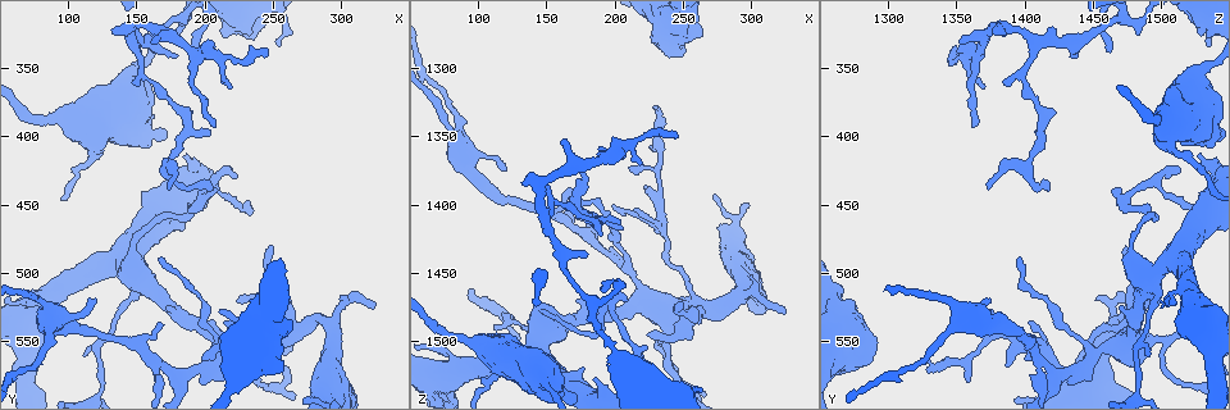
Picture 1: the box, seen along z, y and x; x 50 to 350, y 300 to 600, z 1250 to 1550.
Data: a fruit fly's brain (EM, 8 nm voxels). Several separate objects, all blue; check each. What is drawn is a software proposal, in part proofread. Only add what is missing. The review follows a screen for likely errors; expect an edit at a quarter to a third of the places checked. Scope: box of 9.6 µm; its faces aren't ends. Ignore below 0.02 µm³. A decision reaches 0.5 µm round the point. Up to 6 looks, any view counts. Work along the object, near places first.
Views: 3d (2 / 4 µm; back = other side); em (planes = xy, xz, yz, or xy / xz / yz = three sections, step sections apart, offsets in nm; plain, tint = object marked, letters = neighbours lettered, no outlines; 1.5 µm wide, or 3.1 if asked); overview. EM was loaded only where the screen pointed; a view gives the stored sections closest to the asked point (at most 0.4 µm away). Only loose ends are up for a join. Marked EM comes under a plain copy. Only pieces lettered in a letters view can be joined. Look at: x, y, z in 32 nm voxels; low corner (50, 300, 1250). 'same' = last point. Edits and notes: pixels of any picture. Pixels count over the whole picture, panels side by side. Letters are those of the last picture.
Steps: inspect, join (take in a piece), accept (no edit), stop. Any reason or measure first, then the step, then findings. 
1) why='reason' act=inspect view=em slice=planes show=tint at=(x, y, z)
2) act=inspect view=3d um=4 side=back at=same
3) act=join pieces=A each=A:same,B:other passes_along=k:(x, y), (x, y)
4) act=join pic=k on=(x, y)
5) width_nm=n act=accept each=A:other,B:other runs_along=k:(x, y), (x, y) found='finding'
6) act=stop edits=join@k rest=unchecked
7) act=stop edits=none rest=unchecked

why='thick end' act=inspect view=3d um=4 at=(246, 548, 1292)

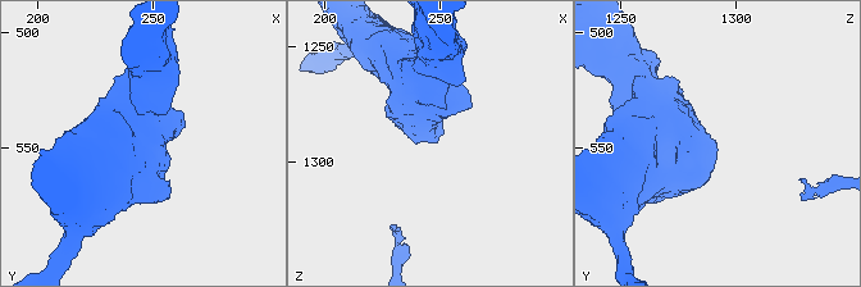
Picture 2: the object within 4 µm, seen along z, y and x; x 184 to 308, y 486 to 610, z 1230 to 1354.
act=inspect view=em slice=planes show=letters at=(246, 548, 1292)

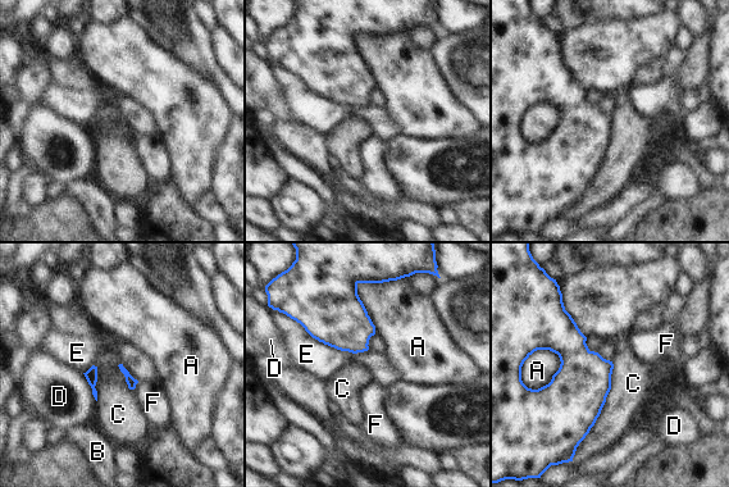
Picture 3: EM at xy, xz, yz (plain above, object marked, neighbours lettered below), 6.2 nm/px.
act=accept each=A:other,B:other,C:other,D:other,E:other,F:other border=3:(613, 362), (606, 401), (577, 446) found='none of them fits'

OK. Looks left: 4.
act=inspect view=em slice=yz step=8 show=letters at=(224, 568, 1386)

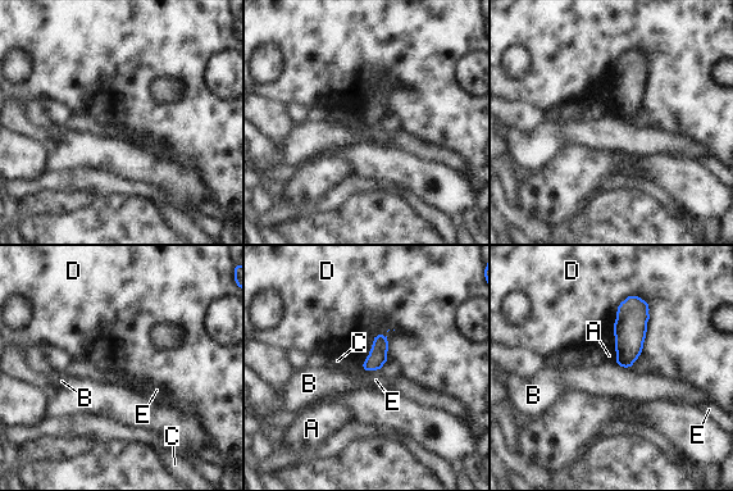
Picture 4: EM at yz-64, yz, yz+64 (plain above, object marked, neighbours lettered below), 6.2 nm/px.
width_nm=120 act=accept each=A:other,B:other,C:other,D:other,E:other found='none of them fits'

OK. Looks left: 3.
why='branch stops here' act=inspect view=em slice=planes show=tint at=(222, 362, 1370)

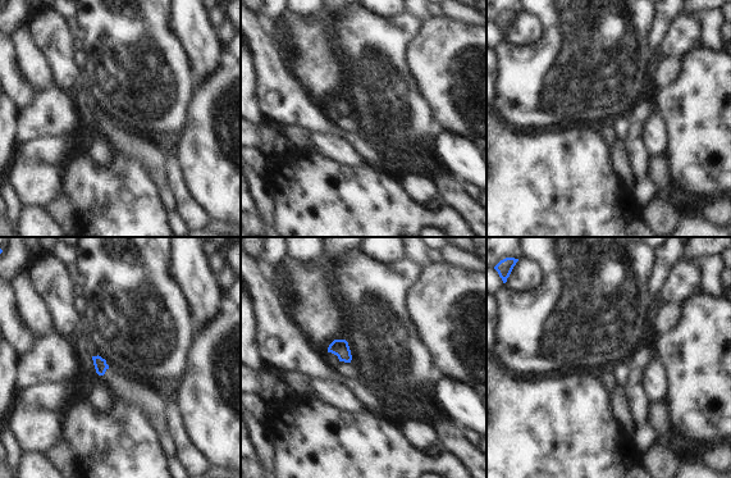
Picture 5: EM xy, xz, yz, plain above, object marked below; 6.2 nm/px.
act=inspect view=em slice=planes show=letters at=same

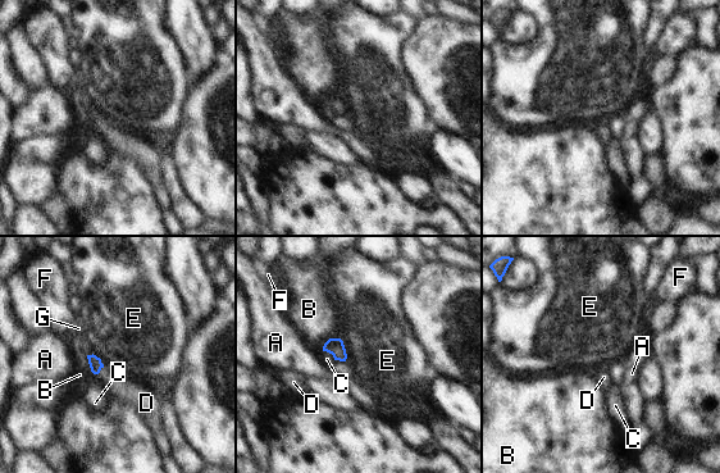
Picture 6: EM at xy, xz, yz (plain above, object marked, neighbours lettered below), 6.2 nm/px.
act=join pieces=D each=A:other,B:other,C:other,D:same,E:other,F:other,G:other found='it goes on there'

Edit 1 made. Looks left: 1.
act=stop edits=join@6 rest=unchecked

